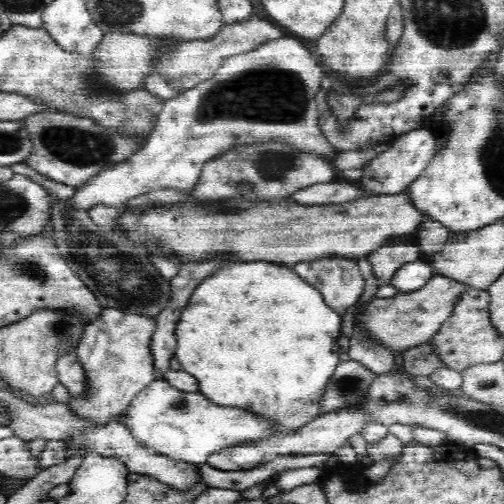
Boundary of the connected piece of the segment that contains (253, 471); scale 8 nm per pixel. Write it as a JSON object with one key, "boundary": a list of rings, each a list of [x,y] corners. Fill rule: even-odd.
{"boundary":[[[307,454],[306,456],[277,456],[274,460],[251,468],[250,470],[218,470],[212,468],[207,462],[200,462],[196,465],[200,471],[200,478],[210,487],[226,490],[243,491],[258,483],[268,480],[279,470],[299,468],[323,468],[329,456],[322,454]]]}

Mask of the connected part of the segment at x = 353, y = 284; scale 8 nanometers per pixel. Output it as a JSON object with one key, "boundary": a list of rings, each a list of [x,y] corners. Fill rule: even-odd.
{"boundary":[[[327,257],[288,266],[324,297],[326,305],[340,317],[355,305],[365,288],[365,280],[354,259]]]}

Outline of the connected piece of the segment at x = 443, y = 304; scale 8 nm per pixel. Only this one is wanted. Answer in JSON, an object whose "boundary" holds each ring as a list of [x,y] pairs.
{"boundary":[[[436,274],[426,286],[420,290],[409,293],[397,293],[390,298],[376,296],[368,303],[366,310],[356,316],[357,328],[365,334],[365,338],[388,349],[388,352],[400,353],[415,346],[429,342],[433,334],[436,334],[442,324],[449,321],[459,302],[458,296],[464,291],[470,291],[471,287],[461,285],[452,278]]]}

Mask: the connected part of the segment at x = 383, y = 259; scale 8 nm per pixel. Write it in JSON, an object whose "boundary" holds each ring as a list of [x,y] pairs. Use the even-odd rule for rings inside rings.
{"boundary":[[[402,242],[382,246],[366,257],[372,265],[374,276],[379,280],[379,286],[390,284],[390,280],[404,265],[423,259],[418,244],[403,244]]]}

